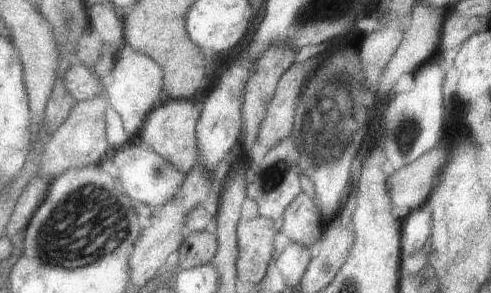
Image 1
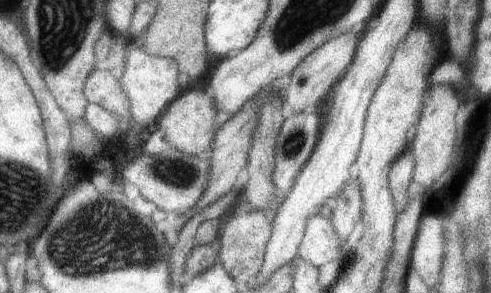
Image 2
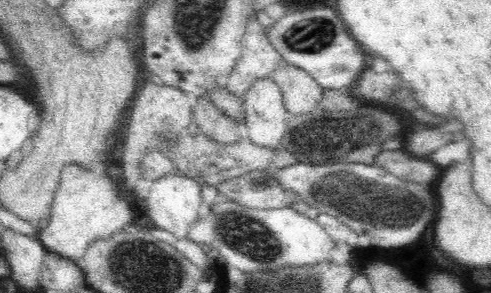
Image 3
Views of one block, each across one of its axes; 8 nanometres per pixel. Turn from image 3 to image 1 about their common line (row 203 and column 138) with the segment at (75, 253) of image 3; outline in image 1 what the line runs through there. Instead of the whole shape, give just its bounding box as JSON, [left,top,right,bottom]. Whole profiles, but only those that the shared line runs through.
[105,52,165,140]

